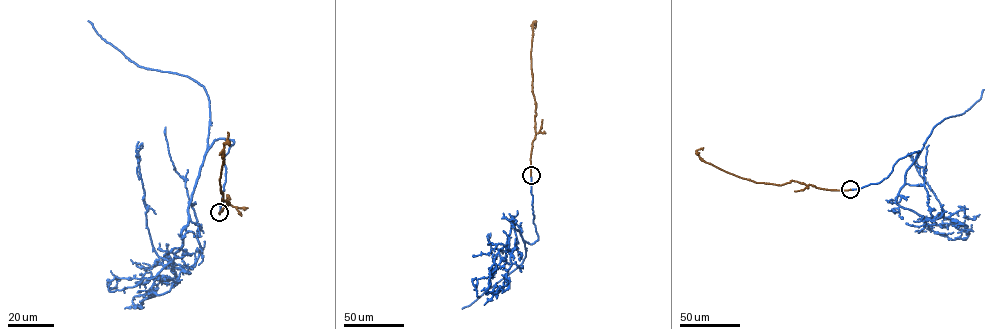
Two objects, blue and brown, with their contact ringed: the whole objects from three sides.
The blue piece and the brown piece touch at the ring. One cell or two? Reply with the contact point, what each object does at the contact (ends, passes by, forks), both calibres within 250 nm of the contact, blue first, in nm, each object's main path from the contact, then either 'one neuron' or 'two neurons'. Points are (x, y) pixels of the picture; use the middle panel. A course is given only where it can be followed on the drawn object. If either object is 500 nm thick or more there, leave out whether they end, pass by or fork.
(531, 175) | blue ends | brown ends | 260/240 nm | blue via (530, 175), (538, 239), (526, 242), (511, 220), (506, 260), (498, 268), (492, 259), (487, 235), (490, 236) | brown via (530, 175), (531, 151), (536, 134), (530, 52), (535, 28) | two neurons

